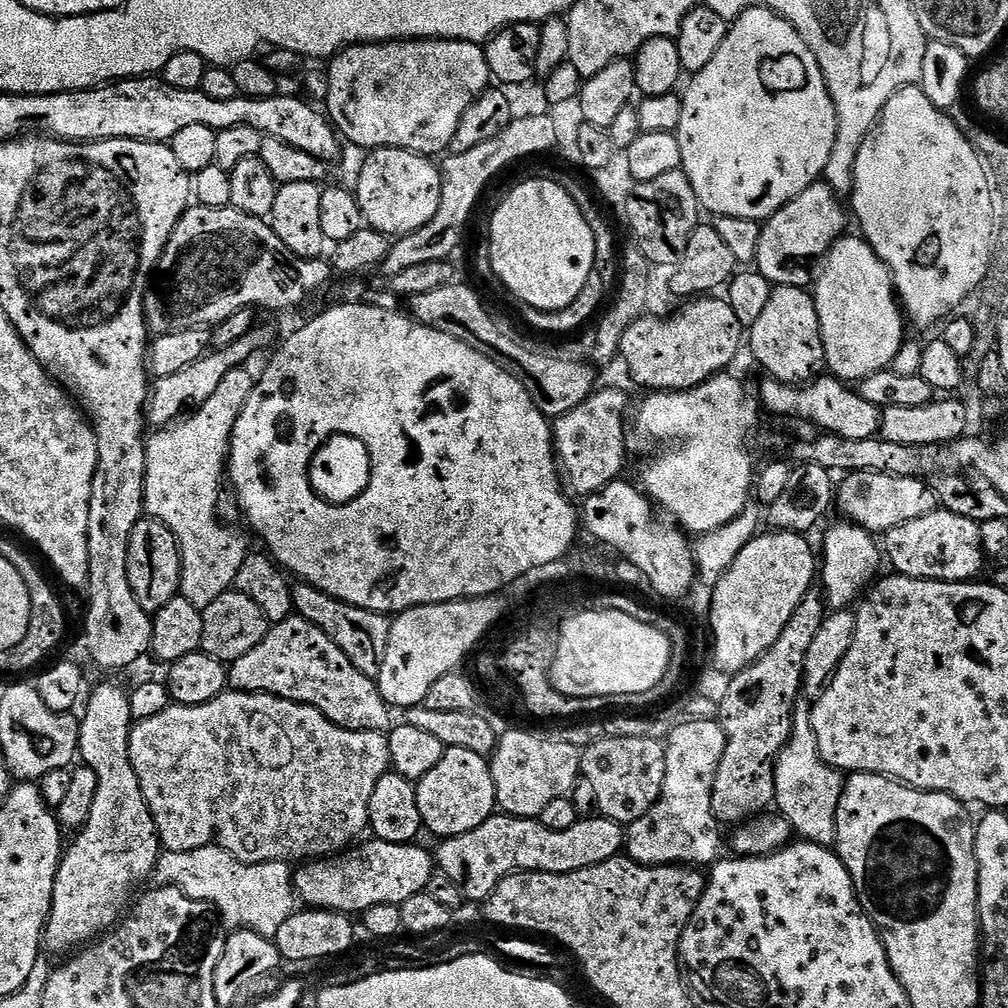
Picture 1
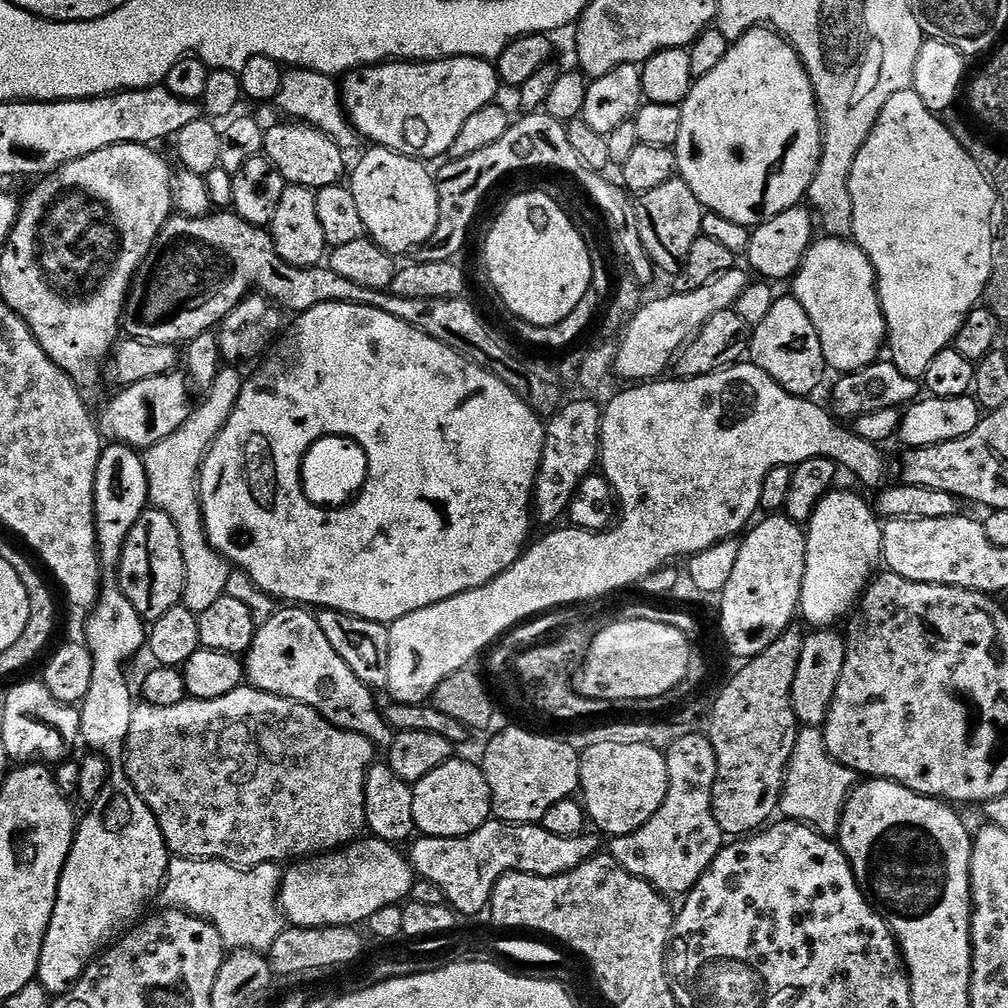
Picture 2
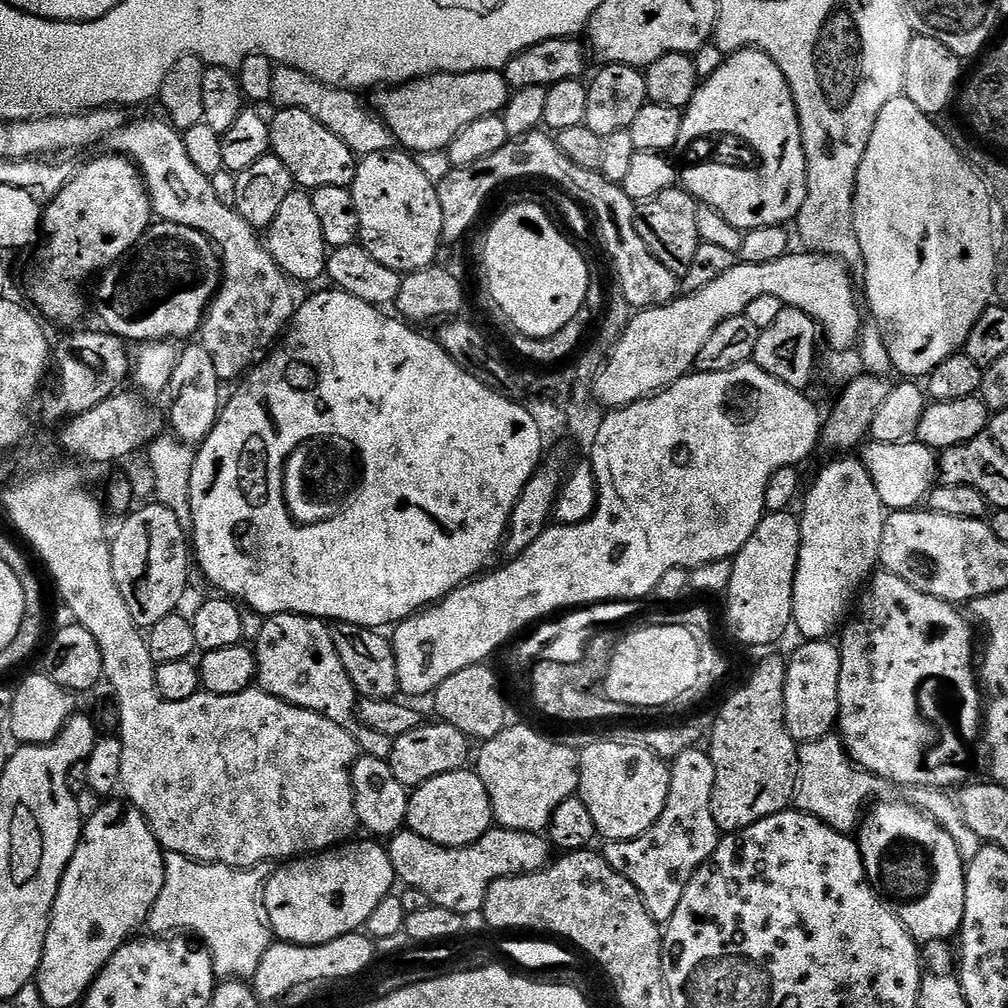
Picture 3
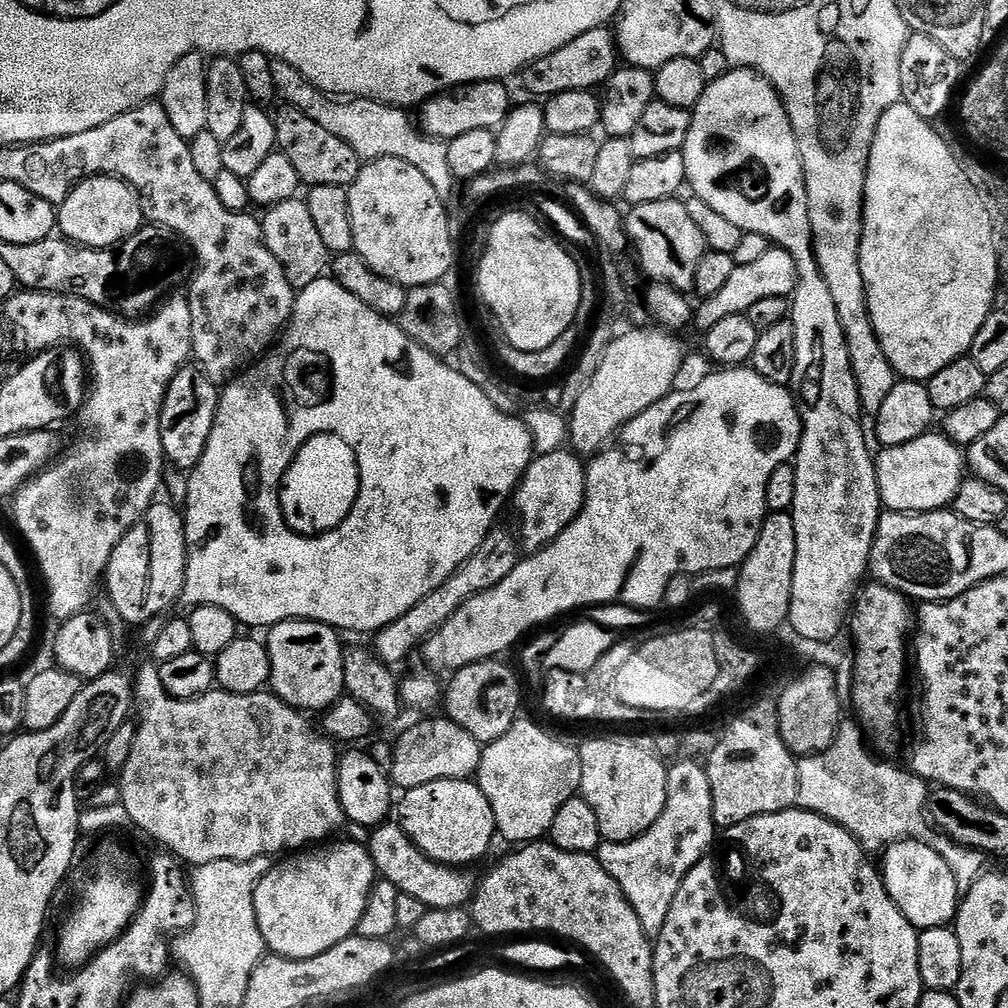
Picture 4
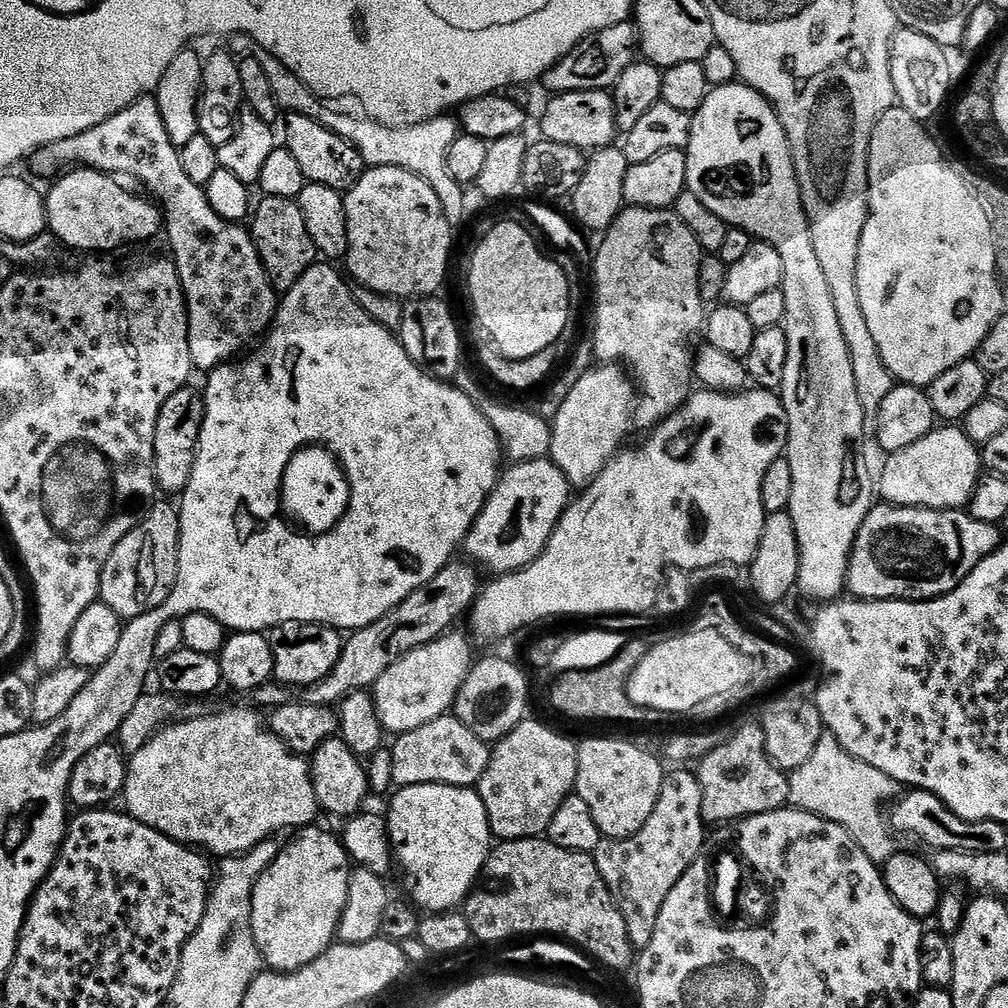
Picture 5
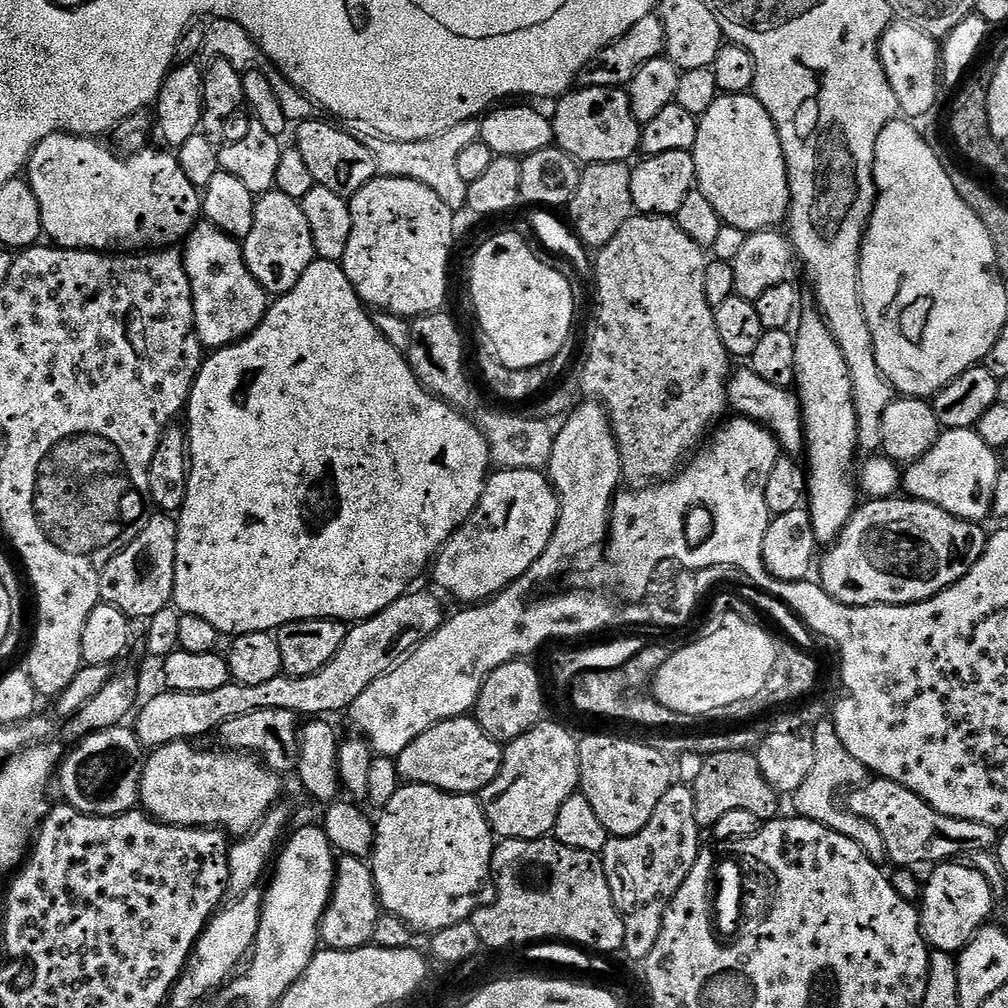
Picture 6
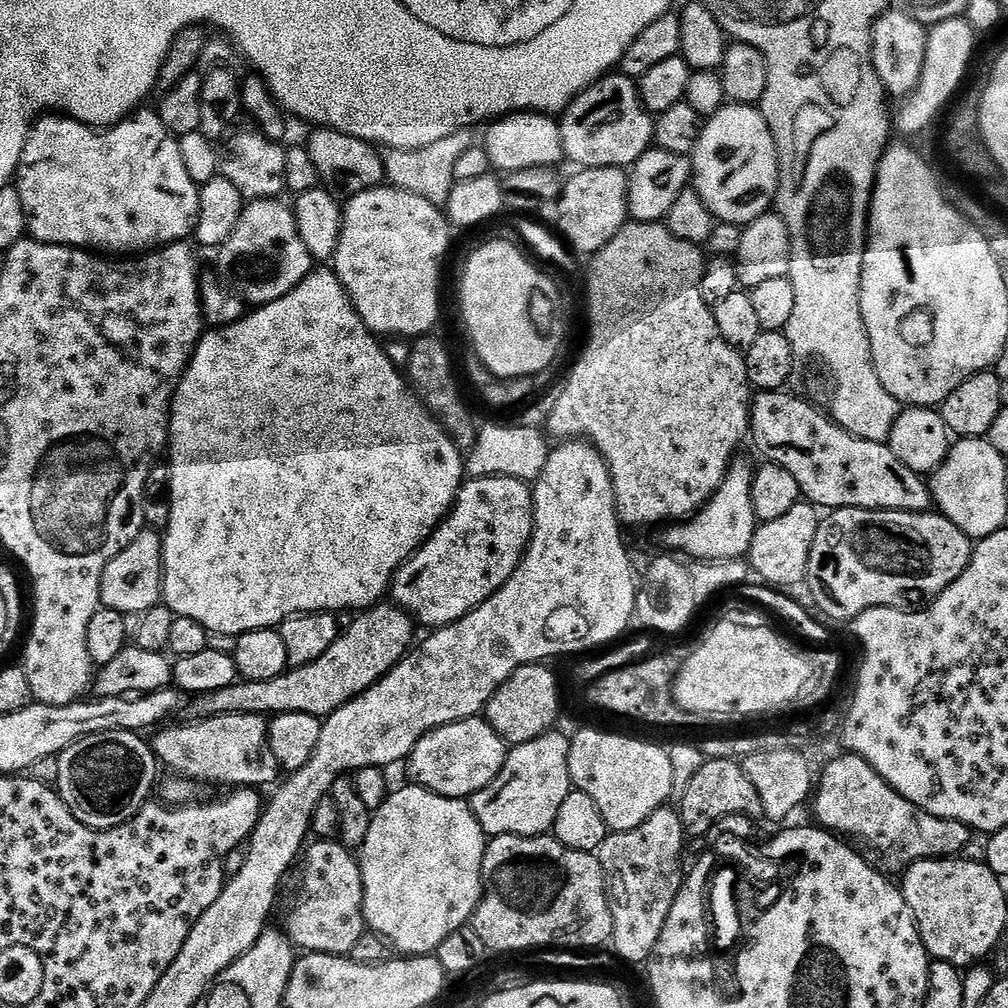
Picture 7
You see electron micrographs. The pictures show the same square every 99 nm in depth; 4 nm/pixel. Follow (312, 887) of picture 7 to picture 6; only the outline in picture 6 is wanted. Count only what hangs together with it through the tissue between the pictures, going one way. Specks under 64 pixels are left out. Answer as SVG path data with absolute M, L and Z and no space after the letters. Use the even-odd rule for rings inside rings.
M341 855L336 865L336 881L332 887L332 897L324 911L320 923L320 940L325 949L354 950L367 948L372 944L374 926L382 914L380 899L376 893L376 883L367 859Z

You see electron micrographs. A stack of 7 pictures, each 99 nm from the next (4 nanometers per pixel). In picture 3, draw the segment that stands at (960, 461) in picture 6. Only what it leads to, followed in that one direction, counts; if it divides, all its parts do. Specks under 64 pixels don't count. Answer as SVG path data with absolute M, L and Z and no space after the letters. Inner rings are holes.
M868 442L863 445L862 463L882 498L885 509L912 510L925 503L938 476L938 456L933 449L919 442L903 444L878 444Z

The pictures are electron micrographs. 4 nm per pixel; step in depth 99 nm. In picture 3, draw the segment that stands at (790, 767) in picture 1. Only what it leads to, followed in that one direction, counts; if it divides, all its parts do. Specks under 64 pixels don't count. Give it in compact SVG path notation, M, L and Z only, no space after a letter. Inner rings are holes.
M836 734L823 736L809 744L800 744L798 751L800 769L796 775L795 807L834 830L845 834L855 833L869 807L868 799L882 787L880 777L853 764L848 751L844 749L843 740Z

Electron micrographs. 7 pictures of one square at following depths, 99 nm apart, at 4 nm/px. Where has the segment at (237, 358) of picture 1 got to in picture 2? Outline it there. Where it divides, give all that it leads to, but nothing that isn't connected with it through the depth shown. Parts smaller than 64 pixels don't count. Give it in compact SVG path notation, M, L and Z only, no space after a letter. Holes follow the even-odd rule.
M176 370L158 378L145 378L143 382L134 382L121 387L119 391L101 410L100 416L98 412L98 427L105 441L125 444L127 448L147 450L162 442L162 438L170 438L170 434L174 434L174 430L178 430L178 426L182 426L182 422L190 418L194 407L190 381L187 375Z

